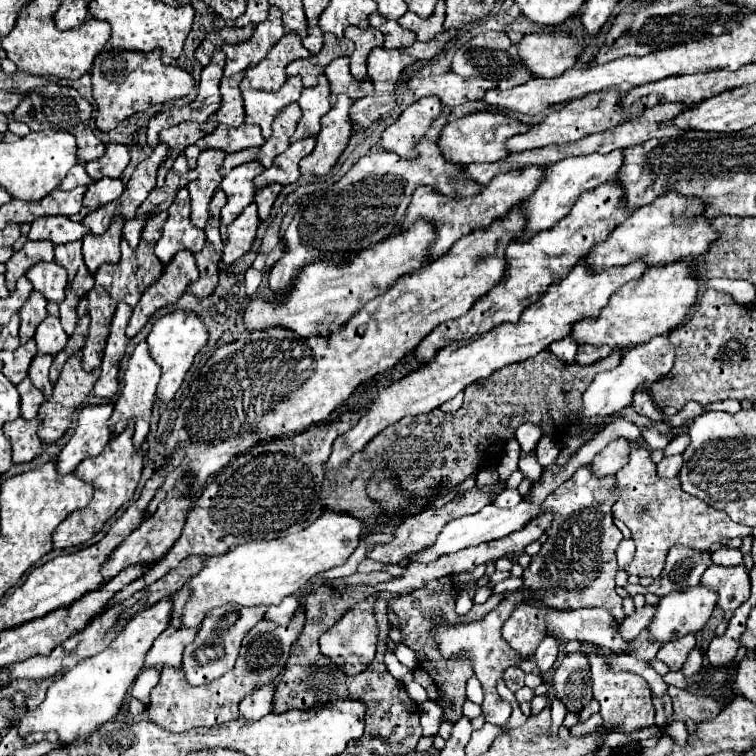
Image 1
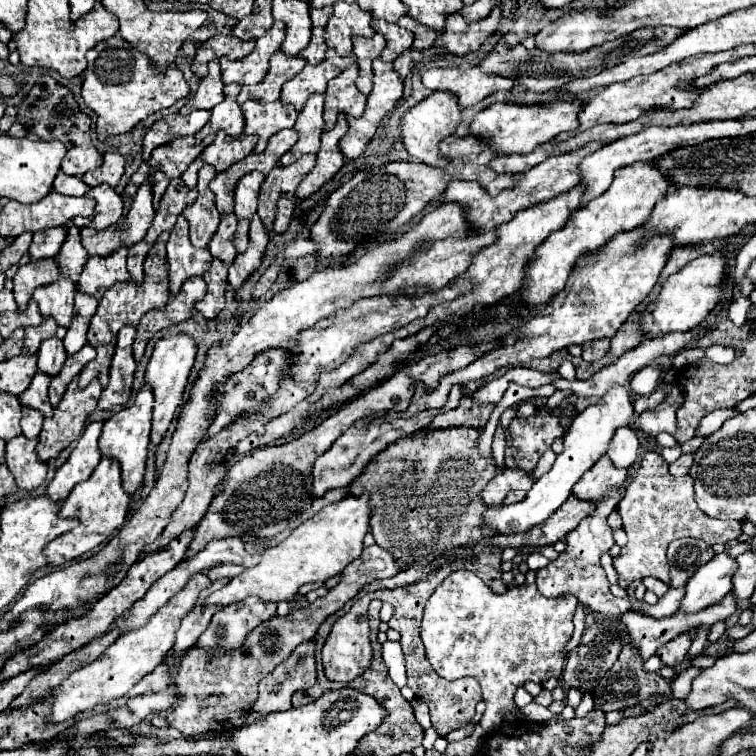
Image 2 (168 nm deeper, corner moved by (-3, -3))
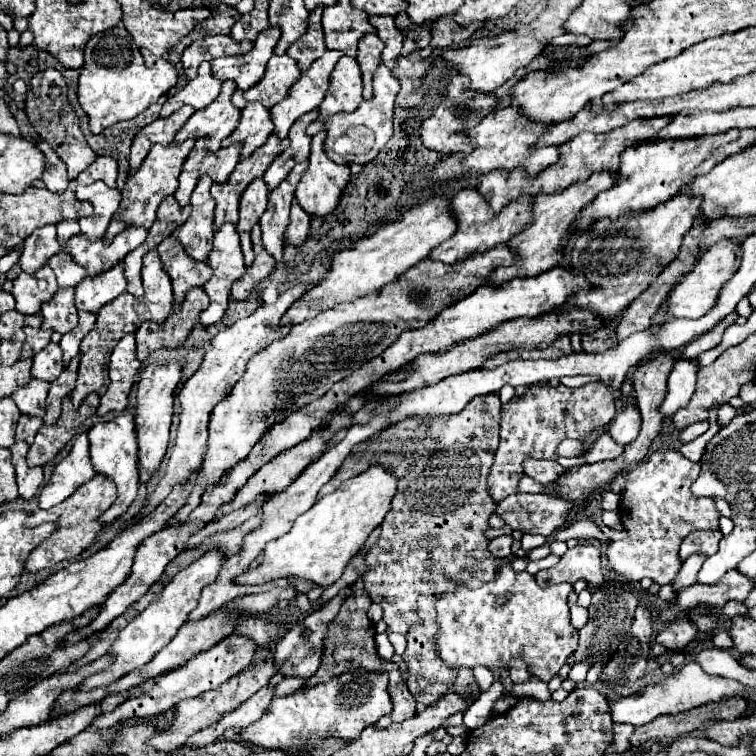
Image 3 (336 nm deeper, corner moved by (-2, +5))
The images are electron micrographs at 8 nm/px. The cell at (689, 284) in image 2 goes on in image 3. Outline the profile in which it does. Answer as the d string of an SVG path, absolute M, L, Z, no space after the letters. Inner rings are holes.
M721 240L705 254L699 256L695 262L695 268L685 274L685 278L669 292L669 302L667 302L667 314L673 318L701 318L715 302L721 286L731 278L733 272L737 272L737 266L741 262L741 246L731 240Z

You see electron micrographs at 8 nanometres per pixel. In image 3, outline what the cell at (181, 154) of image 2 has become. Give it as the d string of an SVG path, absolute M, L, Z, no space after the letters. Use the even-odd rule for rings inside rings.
M189 138L183 144L169 144L169 146L151 146L147 158L141 162L141 166L137 168L135 174L131 174L121 190L123 200L121 200L121 220L125 224L115 224L111 226L111 234L119 232L127 226L145 226L149 228L155 222L155 212L157 206L161 204L161 200L169 194L173 194L177 190L177 178L181 174L181 166L185 162L185 158L189 156L189 152L193 150L195 140Z

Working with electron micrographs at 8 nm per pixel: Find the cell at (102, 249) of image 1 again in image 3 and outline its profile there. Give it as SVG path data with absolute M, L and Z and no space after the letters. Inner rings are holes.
M123 262L113 266L113 270L105 270L105 274L97 274L95 278L83 278L75 286L75 306L79 310L97 312L101 306L117 298L121 292L125 292L125 274L123 274Z

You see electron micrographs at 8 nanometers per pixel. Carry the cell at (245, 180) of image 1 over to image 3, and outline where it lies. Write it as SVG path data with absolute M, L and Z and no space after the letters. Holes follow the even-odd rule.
M255 178L245 188L245 194L241 194L237 232L239 232L239 238L241 238L241 250L243 250L243 256L245 256L245 266L249 266L253 262L251 228L253 228L253 224L259 222L261 214L265 212L267 194L269 194L269 188L265 186L265 180L263 178Z

